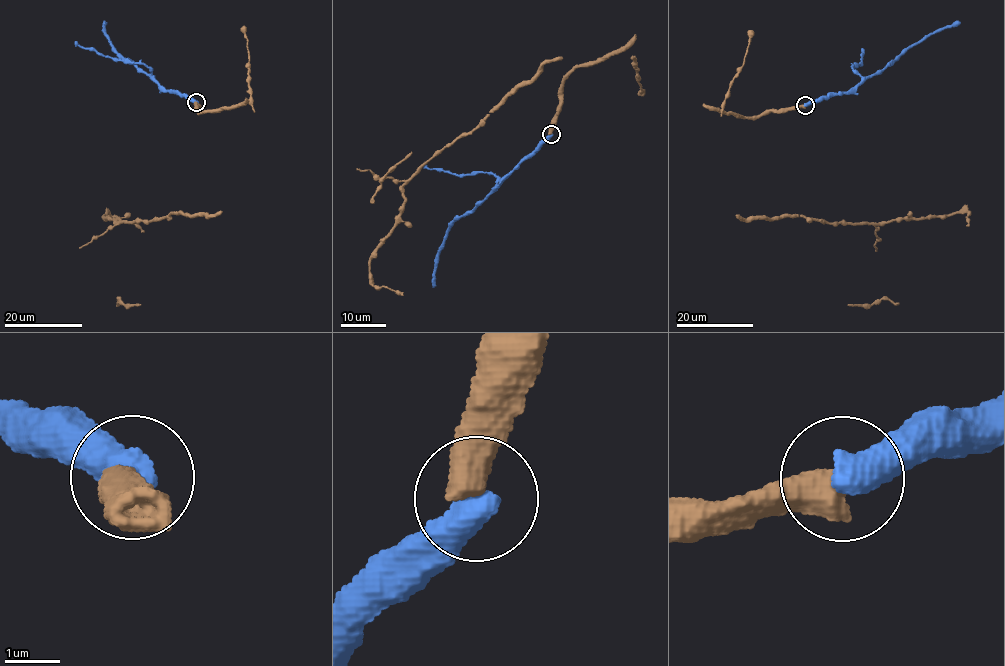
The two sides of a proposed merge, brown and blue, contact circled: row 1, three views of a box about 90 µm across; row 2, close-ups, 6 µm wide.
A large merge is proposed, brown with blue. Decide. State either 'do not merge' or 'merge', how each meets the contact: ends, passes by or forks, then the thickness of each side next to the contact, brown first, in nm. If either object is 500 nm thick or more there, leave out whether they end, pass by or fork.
merge | 650/600 nm

